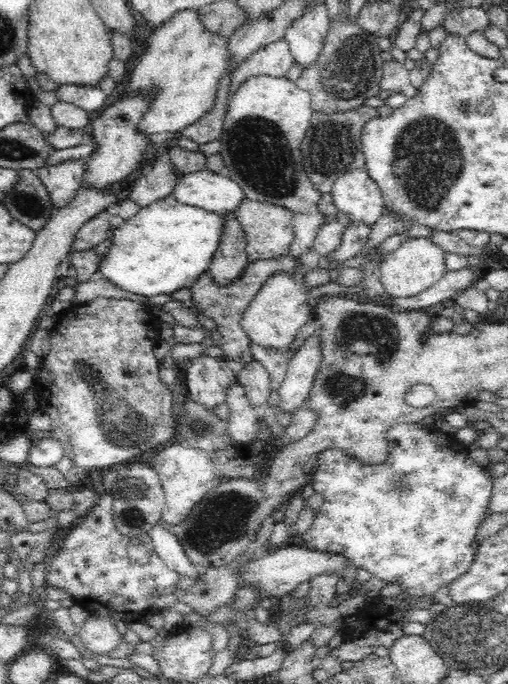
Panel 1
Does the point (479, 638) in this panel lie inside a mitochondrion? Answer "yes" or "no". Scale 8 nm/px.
yes

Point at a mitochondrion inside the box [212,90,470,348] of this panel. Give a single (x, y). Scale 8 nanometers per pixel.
(428, 162)

